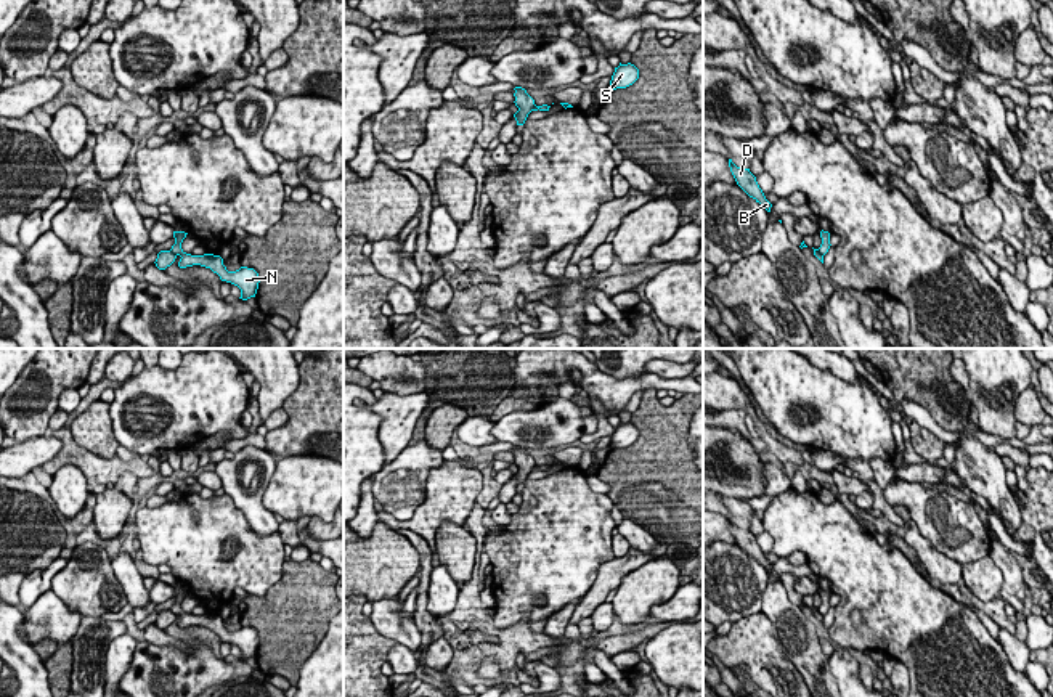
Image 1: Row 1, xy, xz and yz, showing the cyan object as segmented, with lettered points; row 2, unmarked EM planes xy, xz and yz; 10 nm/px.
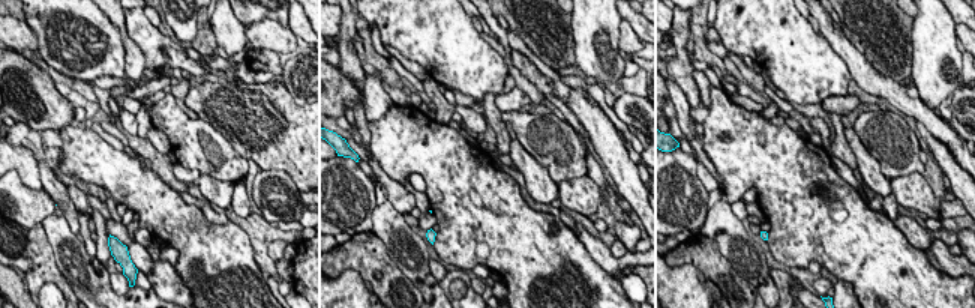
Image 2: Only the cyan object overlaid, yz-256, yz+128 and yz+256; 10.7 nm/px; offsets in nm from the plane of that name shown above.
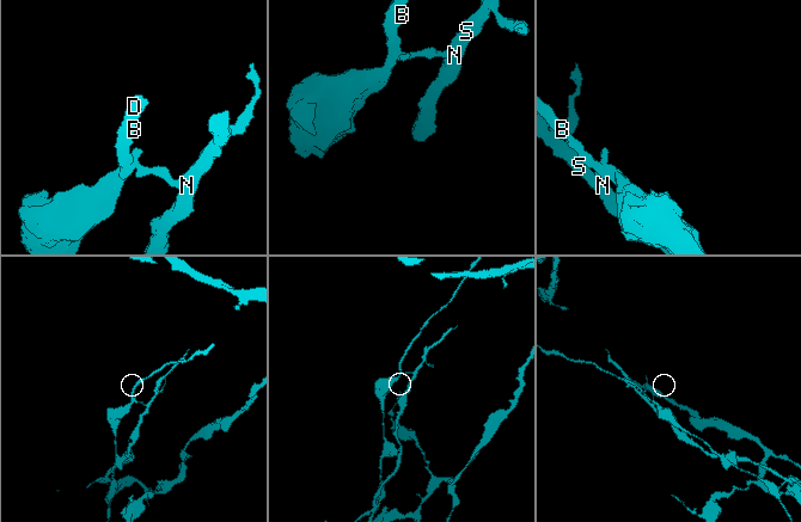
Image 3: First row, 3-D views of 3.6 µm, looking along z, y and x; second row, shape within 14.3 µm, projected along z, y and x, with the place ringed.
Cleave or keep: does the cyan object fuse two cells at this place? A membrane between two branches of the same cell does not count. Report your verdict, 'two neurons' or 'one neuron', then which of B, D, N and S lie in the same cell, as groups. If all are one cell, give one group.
two neurons; groups B D / N S

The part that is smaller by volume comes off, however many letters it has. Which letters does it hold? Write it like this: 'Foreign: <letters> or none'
Foreign: N, S

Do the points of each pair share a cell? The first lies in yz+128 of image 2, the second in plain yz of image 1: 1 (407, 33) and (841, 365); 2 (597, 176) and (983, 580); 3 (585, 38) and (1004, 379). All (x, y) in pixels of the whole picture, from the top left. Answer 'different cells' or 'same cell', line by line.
1: different cells
2: different cells
3: same cell

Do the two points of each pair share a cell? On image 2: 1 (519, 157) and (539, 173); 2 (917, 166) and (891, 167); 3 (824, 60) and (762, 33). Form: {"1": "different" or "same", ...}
{"1": "same", "2": "same", "3": "same"}

